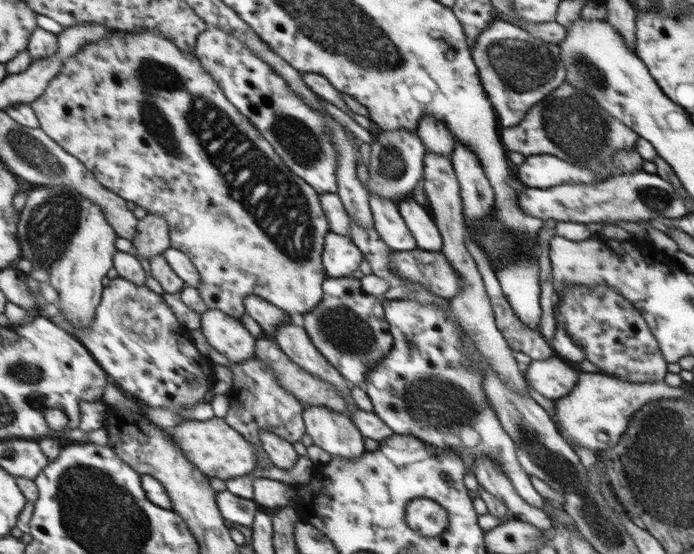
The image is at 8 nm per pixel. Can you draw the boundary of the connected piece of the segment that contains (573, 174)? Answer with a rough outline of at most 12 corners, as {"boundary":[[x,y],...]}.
{"boundary":[[530,156],[522,184],[596,184],[588,170],[556,156]]}

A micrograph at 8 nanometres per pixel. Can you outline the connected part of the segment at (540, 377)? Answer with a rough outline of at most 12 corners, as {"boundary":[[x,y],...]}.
{"boundary":[[556,355],[533,360],[529,386],[554,401],[581,374]]}

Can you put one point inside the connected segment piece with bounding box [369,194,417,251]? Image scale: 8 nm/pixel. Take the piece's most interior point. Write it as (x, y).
(389, 224)

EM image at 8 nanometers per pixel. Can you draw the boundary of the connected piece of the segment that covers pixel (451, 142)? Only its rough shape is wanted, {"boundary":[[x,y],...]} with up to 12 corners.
{"boundary":[[423,116],[416,131],[428,152],[453,155],[457,142],[441,120]]}

